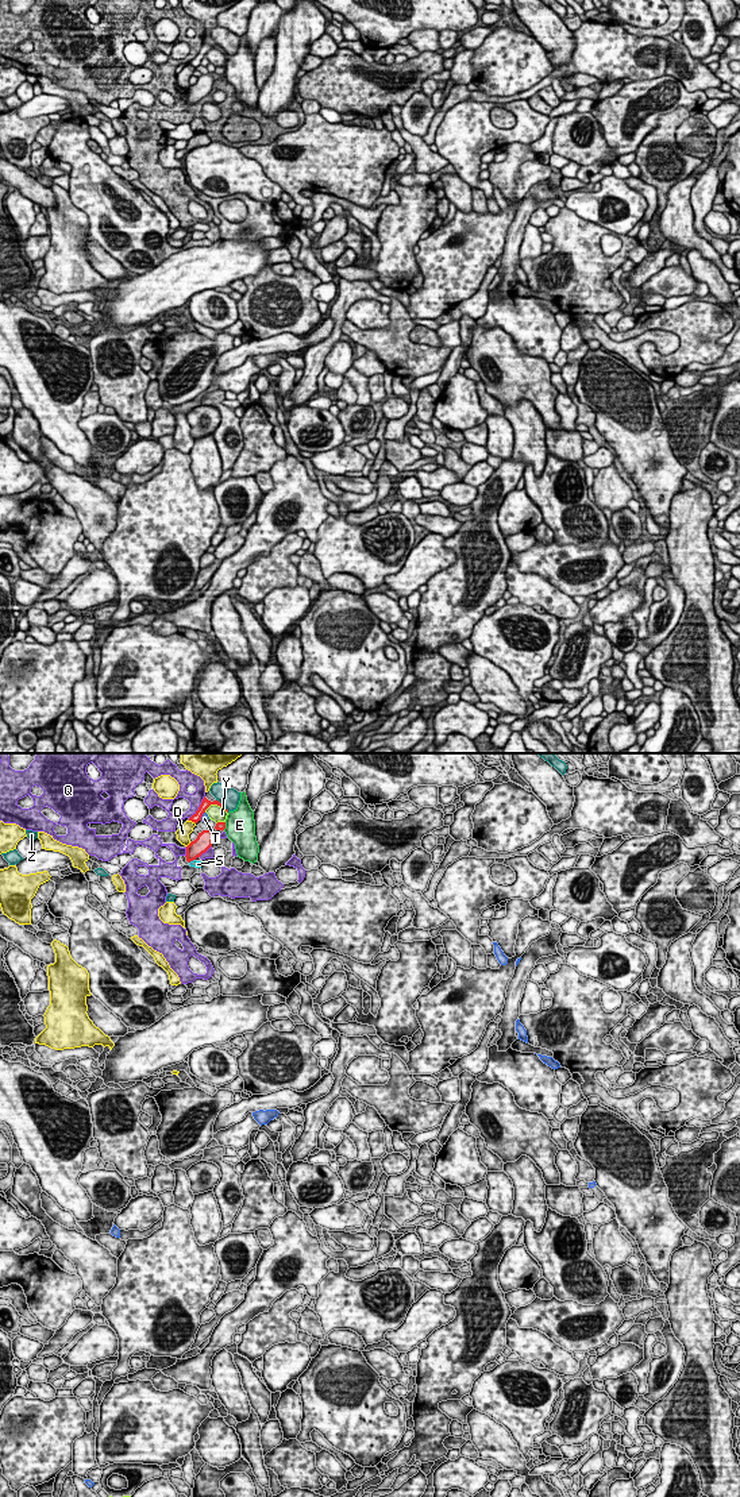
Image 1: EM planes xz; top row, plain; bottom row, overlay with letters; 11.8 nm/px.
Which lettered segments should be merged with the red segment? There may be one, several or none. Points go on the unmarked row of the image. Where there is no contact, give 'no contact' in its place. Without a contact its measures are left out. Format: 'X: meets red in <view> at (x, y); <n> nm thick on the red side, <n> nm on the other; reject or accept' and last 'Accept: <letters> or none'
D: meets red in xz at (192, 65); 100 nm thick on the red side, 160 nm on the other; reject
E: meets red in xz at (224, 70); 100 nm thick on the red side, 360 nm on the other; reject
Q: meets red in xz at (199, 51); 120 nm thick on the red side, 160 nm on the other; reject
S: meets red in xz at (192, 104); 200 nm thick on the red side, 90 nm on the other; reject
T: meets red in xz at (201, 60); 120 nm thick on the red side, 90 nm on the other; reject
Y: meets red in xz at (216, 47); 120 nm thick on the red side, 190 nm on the other; reject
Z: meets red in xz at (223, 49); 120 nm thick on the red side, 220 nm on the other; reject
Accept: none

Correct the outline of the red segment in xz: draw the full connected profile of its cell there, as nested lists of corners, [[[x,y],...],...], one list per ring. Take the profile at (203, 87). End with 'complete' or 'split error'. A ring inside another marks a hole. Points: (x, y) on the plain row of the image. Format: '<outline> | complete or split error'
[[[208,74],[199,77],[197,82],[186,90],[186,105],[190,107],[205,97],[211,90],[215,80]]] | complete

